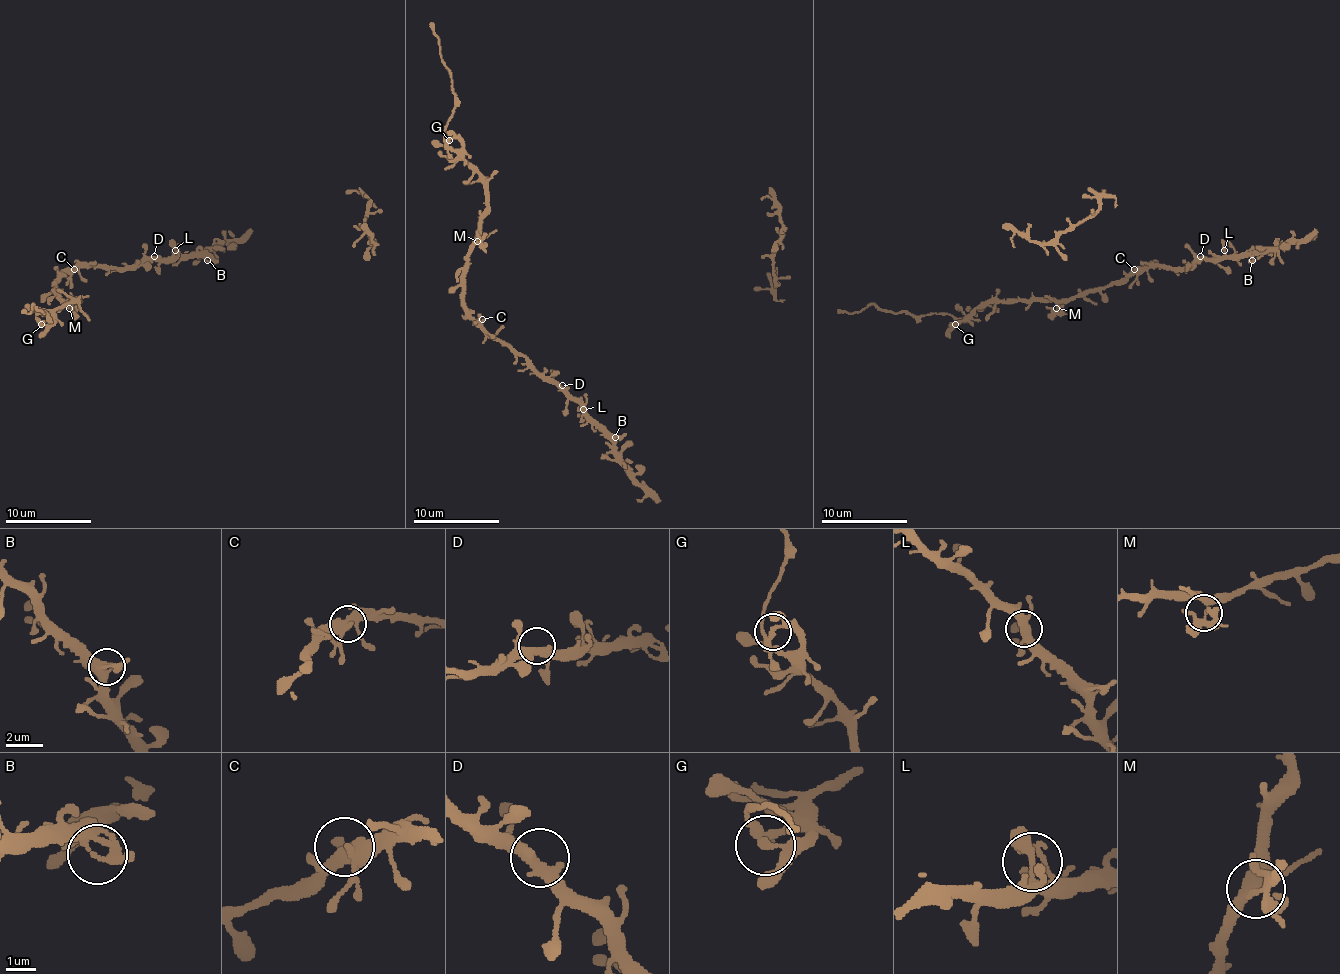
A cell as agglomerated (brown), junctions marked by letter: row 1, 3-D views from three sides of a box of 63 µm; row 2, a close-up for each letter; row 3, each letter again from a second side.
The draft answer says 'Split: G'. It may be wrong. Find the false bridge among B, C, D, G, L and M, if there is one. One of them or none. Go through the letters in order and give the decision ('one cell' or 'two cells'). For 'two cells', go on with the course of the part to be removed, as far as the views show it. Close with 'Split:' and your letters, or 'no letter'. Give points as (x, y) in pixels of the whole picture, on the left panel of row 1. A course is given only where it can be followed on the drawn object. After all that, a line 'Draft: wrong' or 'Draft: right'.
B: one cell
C: one cell
D: one cell
G: two cells; course (41, 325), (37, 314), (46, 316), (33, 303), (31, 312), (22, 310)
L: one cell
M: one cell
Split: G
Draft: right

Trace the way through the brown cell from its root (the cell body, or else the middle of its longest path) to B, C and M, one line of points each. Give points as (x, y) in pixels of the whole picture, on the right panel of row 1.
B: (1203, 258), (1250, 256), (1252, 260)
C: (1203, 258), (1185, 267), (1134, 269)
M: (1203, 258), (1185, 267), (1136, 267), (1125, 278), (1093, 291), (1078, 293), (1056, 308)

